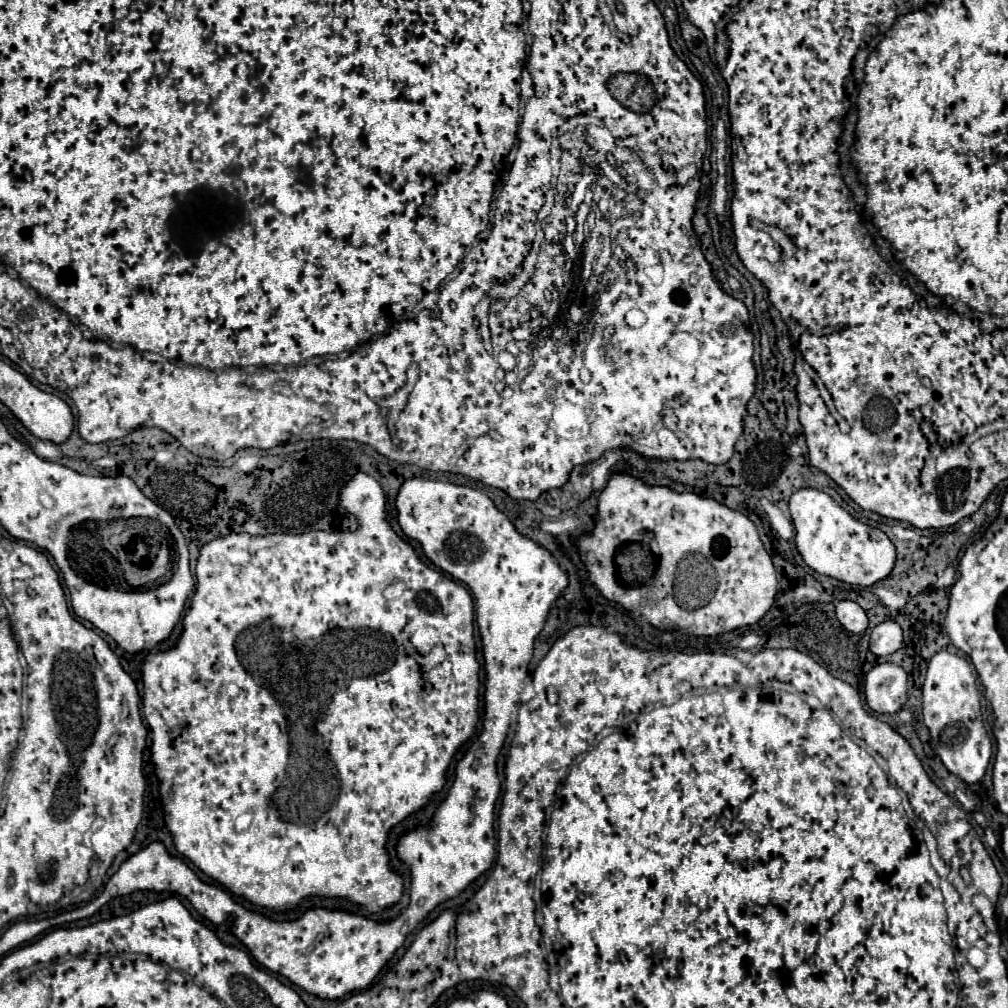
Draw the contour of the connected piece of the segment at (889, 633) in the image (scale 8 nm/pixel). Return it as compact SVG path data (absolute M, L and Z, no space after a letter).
M892 620L878 624L870 634L870 652L876 656L888 656L896 652L900 646L902 646L902 628Z

